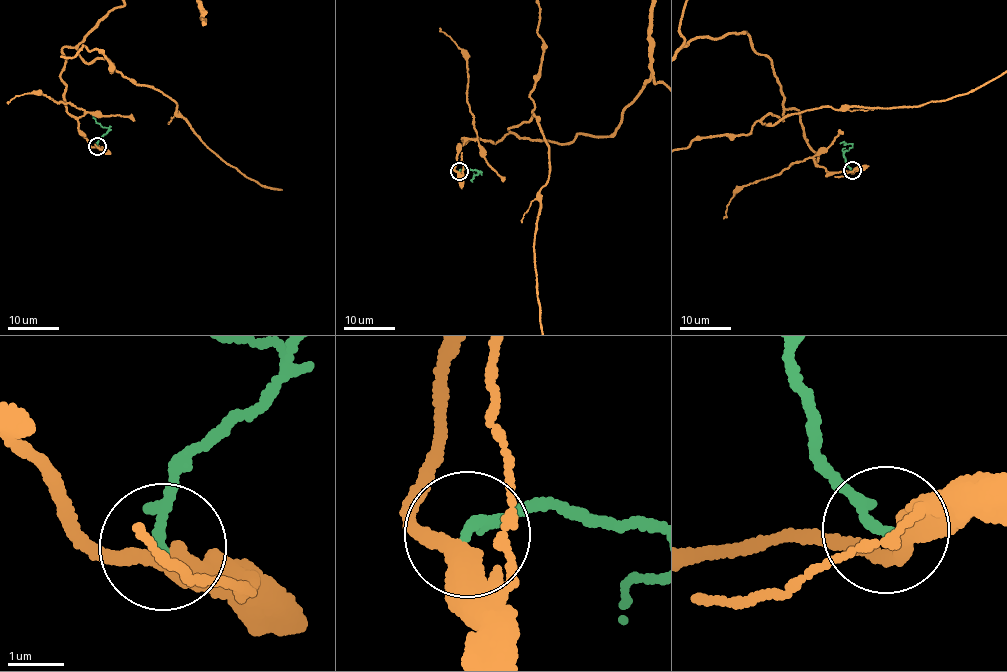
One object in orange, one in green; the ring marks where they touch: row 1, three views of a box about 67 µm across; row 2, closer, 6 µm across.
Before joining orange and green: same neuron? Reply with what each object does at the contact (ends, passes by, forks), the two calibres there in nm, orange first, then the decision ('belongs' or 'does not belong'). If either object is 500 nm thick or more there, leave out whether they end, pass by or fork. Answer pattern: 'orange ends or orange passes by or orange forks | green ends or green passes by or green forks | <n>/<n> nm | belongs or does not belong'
orange passes by | green ends | 320/200 nm | does not belong

